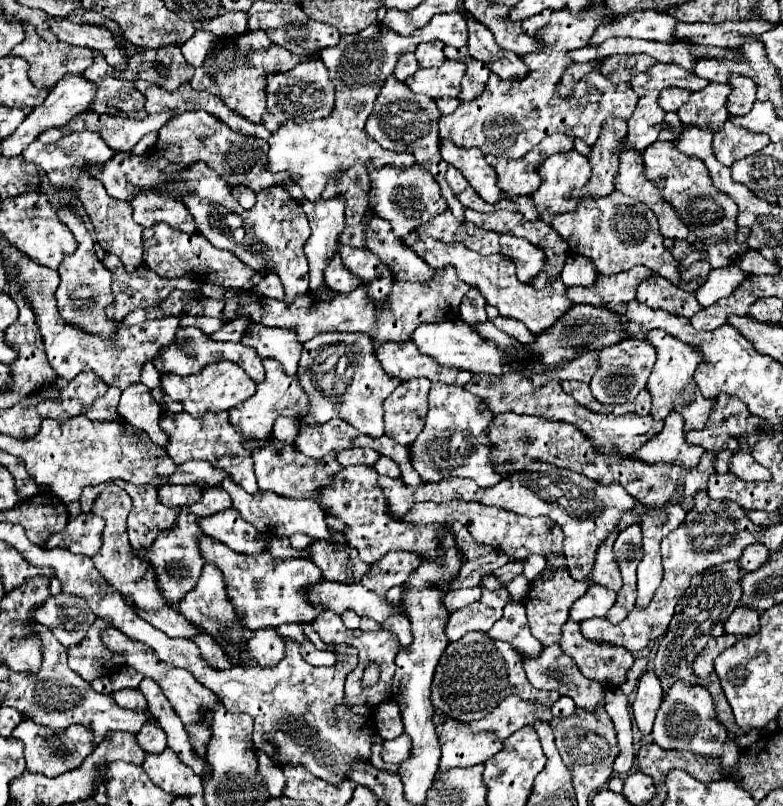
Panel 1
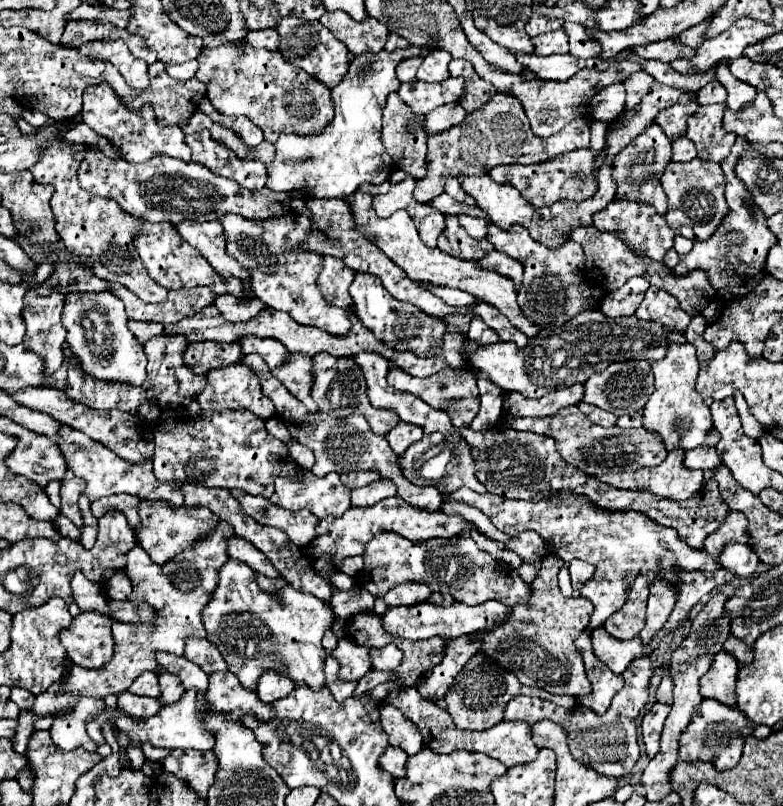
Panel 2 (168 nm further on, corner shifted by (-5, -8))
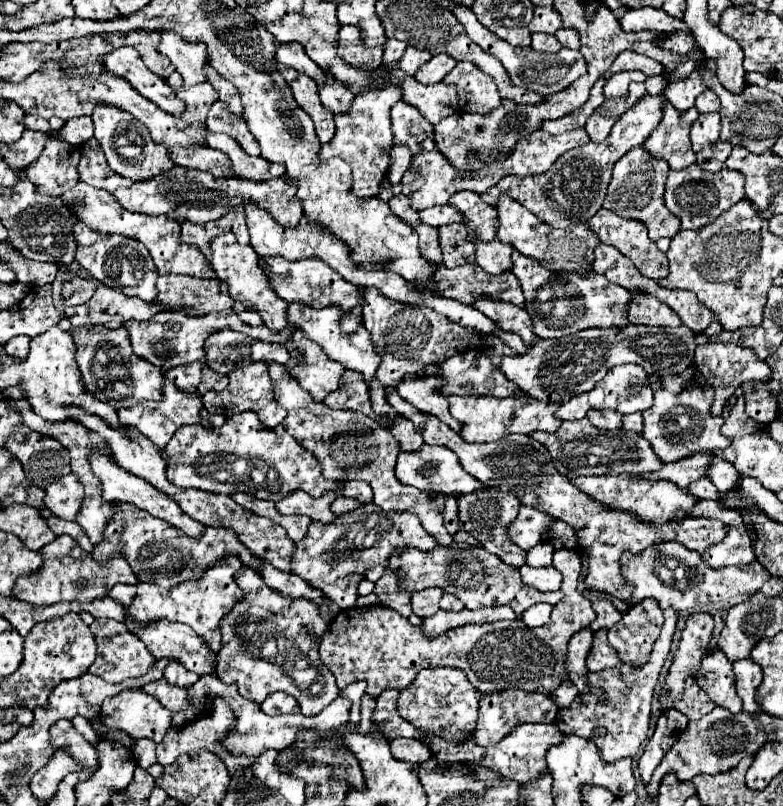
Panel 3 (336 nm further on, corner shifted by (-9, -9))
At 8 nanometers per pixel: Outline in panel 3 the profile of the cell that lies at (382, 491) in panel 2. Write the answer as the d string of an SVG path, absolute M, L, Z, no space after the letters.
M347 496L337 498L337 500L333 502L333 506L331 506L333 514L337 514L337 516L347 514L347 512L353 512L353 510L357 510L357 508L361 508L361 502L359 502L357 498L347 498Z

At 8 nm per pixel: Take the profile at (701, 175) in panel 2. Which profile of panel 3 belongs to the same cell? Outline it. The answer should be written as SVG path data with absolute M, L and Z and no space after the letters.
M693 164L681 172L671 170L665 182L665 206L681 220L681 230L701 230L743 196L743 176L729 168L723 168L719 172L705 172L697 164Z

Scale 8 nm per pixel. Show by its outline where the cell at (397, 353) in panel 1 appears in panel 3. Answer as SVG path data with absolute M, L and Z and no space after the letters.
M429 376L403 378L397 384L397 392L399 392L401 398L411 402L417 410L433 414L439 420L443 420L445 424L449 424L453 430L461 432L463 424L449 414L447 396L441 394L441 390L437 390L441 382L443 382L443 378L439 378L439 376L431 376L431 378Z

